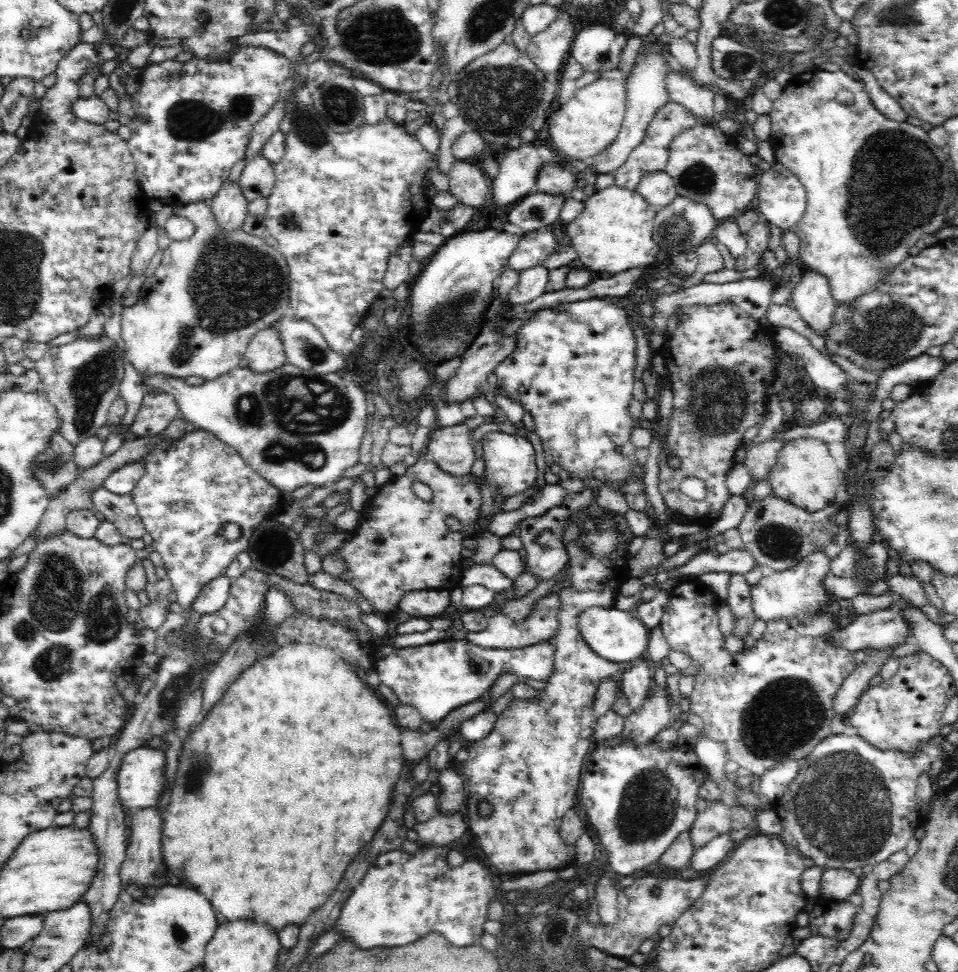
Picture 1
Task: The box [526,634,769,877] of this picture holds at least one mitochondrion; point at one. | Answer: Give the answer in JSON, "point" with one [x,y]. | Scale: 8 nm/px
{"point":[648,809]}

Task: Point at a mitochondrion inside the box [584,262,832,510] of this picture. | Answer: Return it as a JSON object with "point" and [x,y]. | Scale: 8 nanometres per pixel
{"point":[714,408]}

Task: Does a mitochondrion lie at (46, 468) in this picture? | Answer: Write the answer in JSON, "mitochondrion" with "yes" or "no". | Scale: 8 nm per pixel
{"mitochondrion":"yes"}

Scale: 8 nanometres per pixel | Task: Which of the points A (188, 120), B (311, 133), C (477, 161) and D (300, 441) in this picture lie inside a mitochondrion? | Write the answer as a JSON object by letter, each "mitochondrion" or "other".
{"A":"mitochondrion","B":"mitochondrion","C":"other","D":"mitochondrion"}

